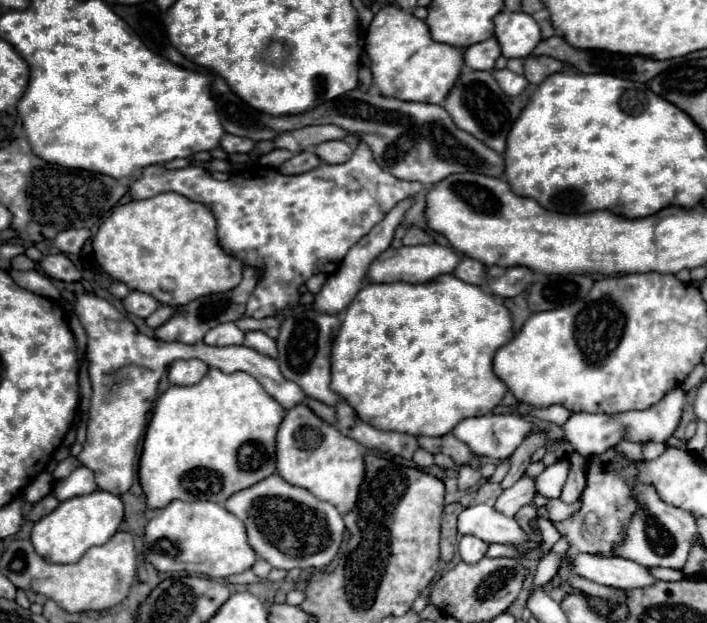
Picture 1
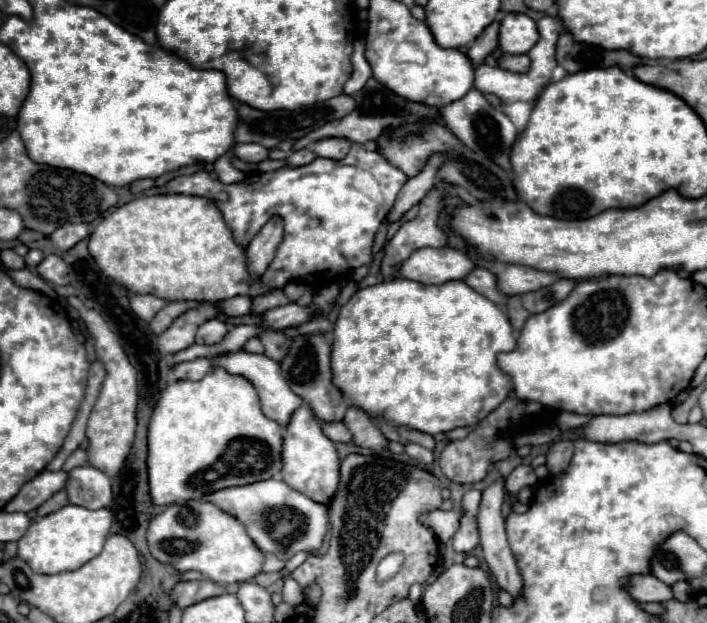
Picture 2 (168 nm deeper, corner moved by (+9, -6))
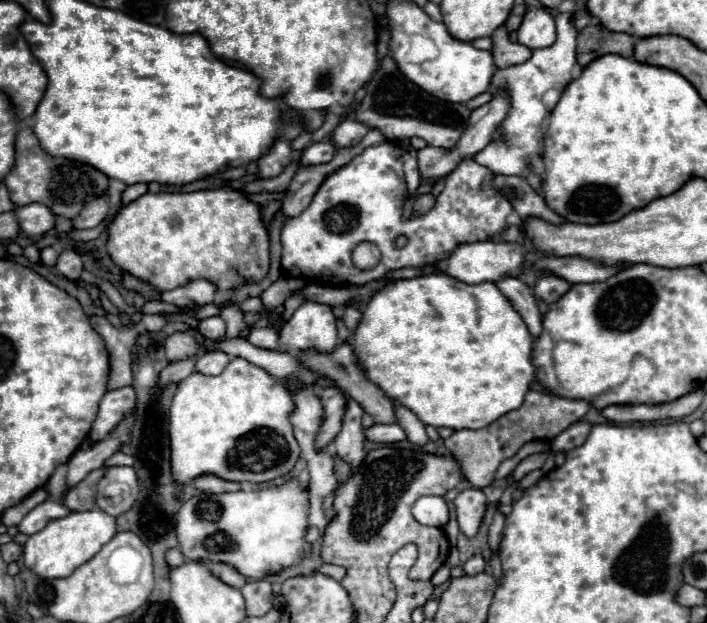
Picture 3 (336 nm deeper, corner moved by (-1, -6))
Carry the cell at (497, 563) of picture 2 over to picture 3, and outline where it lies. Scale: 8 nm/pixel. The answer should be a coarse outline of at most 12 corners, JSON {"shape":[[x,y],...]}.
{"shape":[[496,512],[490,524],[490,542],[492,550],[498,550],[504,514]]}

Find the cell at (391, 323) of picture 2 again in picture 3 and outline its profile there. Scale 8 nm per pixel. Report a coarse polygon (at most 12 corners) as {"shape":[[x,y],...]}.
{"shape":[[396,280],[368,378],[424,424],[522,406],[534,338],[494,282]]}

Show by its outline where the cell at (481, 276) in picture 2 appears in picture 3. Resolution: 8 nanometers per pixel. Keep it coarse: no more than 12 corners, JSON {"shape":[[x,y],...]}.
{"shape":[[518,278],[498,288],[524,318],[530,334],[542,332],[536,296]]}

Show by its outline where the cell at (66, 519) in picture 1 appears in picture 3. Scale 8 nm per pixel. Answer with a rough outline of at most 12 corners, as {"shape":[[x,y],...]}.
{"shape":[[102,510],[70,512],[24,544],[24,566],[66,578],[116,534]]}

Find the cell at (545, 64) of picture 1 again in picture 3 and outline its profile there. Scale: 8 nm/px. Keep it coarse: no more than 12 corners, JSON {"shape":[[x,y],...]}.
{"shape":[[506,26],[492,34],[492,56],[498,68],[516,66],[532,50],[512,42]]}

